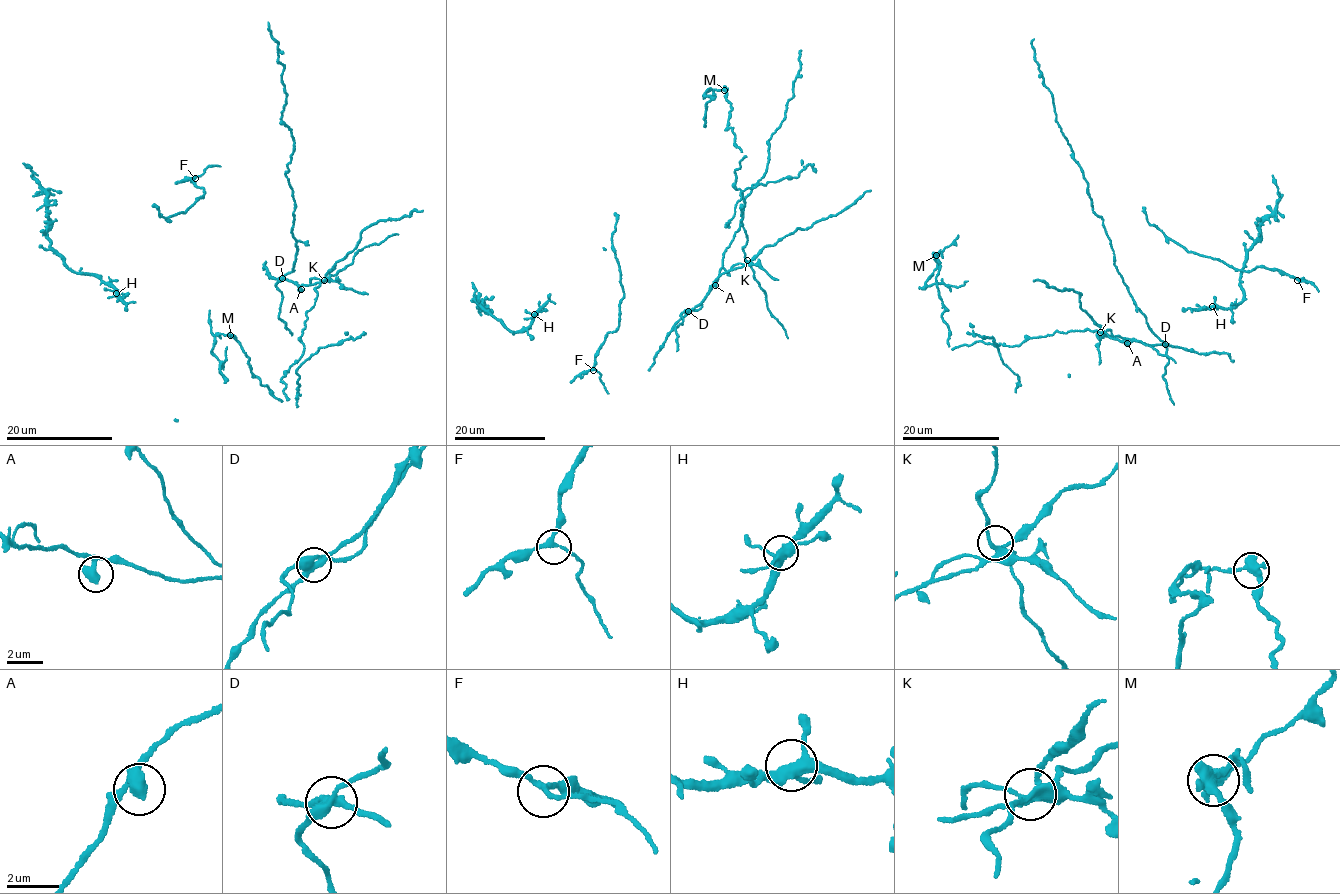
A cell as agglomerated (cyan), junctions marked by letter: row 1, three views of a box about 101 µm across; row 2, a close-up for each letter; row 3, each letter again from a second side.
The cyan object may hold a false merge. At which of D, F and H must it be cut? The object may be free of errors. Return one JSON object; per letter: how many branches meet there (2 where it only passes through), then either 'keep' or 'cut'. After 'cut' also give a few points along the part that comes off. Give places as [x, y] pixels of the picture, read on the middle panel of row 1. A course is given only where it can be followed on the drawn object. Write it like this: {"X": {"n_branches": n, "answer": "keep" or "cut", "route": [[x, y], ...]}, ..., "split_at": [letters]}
{"D": {"n_branches": 4, "answer": "cut", "route": [[688, 312], [723, 273], [746, 263], [735, 184], [744, 156], [724, 90], [706, 92], [705, 127]]}, "F": {"n_branches": 3, "answer": "keep"}, "H": {"n_branches": 4, "answer": "keep"}, "split_at": ["D"]}

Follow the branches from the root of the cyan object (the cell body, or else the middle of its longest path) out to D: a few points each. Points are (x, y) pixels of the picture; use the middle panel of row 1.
D: (711, 286), (703, 300), (688, 312)

